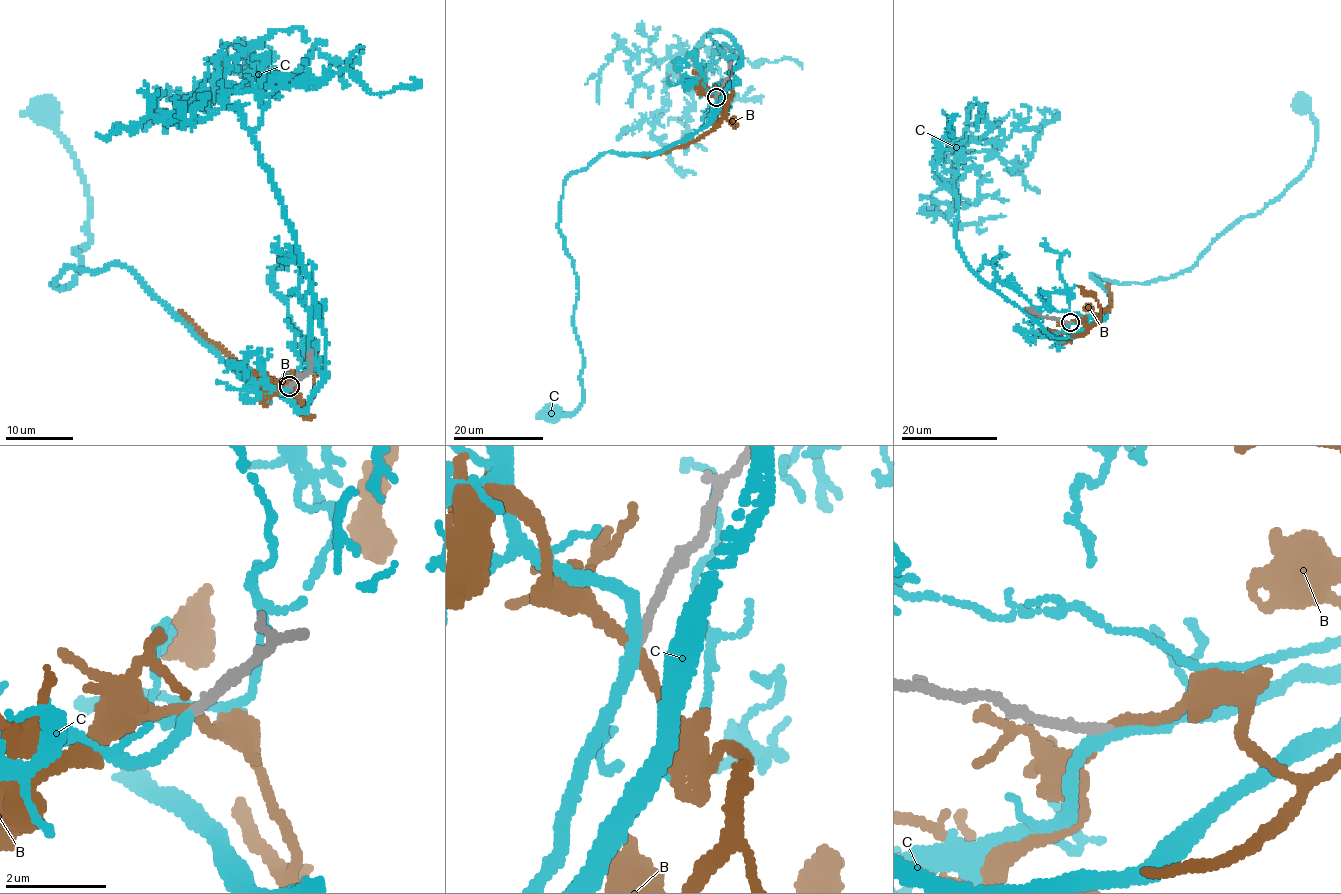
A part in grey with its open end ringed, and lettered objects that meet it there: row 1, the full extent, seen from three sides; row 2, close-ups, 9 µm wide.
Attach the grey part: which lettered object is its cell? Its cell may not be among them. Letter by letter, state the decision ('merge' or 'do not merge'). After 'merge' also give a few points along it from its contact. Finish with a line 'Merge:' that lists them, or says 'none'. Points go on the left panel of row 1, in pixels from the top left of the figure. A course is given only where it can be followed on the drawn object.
B: do not merge
C: do not merge
Merge: none

